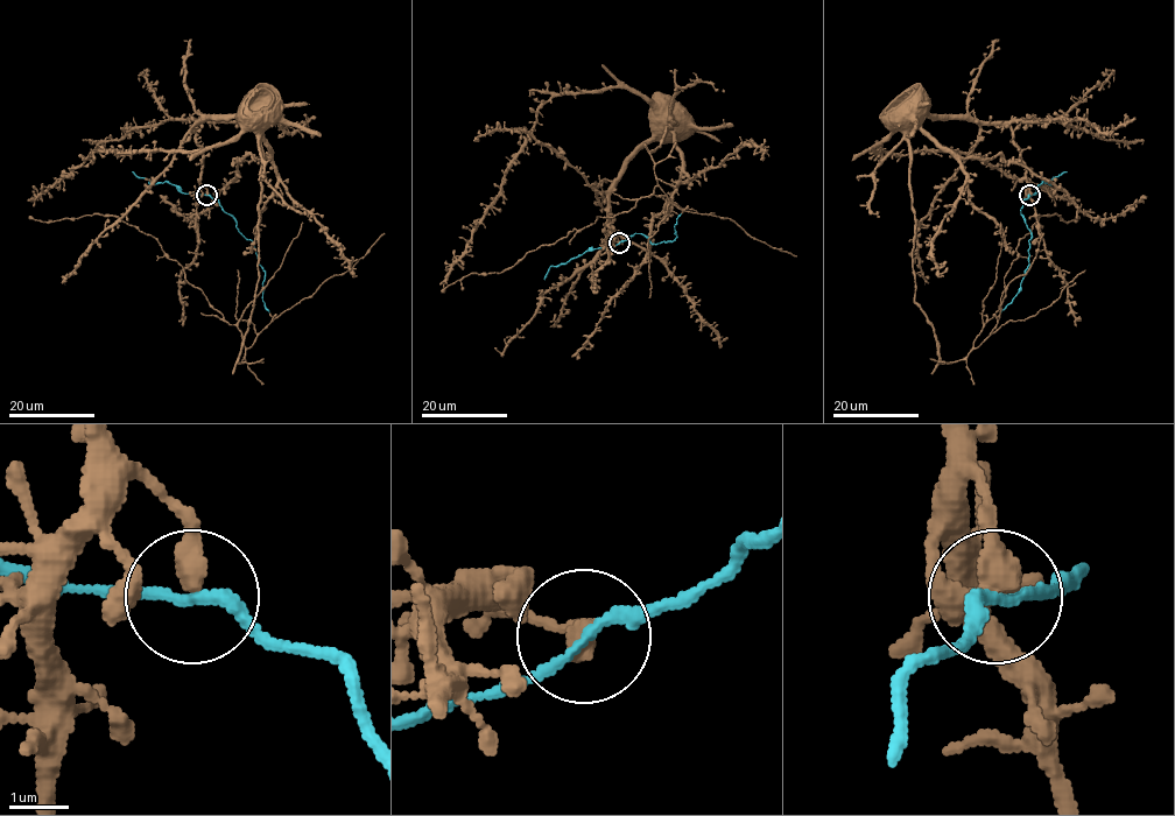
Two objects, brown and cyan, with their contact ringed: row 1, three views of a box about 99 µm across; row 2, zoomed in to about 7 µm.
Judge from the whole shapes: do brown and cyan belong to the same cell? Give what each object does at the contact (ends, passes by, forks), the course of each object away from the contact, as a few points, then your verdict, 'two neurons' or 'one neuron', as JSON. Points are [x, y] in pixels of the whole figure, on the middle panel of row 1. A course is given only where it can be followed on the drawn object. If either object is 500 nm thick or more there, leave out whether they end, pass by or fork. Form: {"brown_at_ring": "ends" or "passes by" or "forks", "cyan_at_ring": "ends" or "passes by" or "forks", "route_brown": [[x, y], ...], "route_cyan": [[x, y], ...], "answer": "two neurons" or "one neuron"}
{"brown_at_ring": "ends", "cyan_at_ring": "passes by", "route_brown": [[619, 243], [609, 189], [674, 122], [649, 154], [658, 185], [627, 212], [441, 292]], "route_cyan": [[619, 243], [634, 233], [641, 233], [651, 243], [672, 241], [676, 238], [674, 225], [681, 213]], "answer": "one neuron"}

